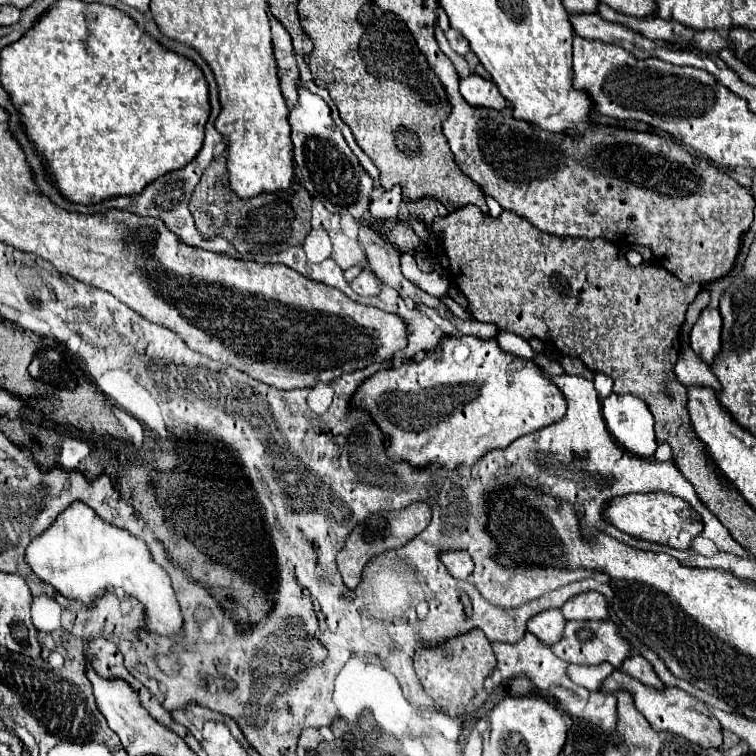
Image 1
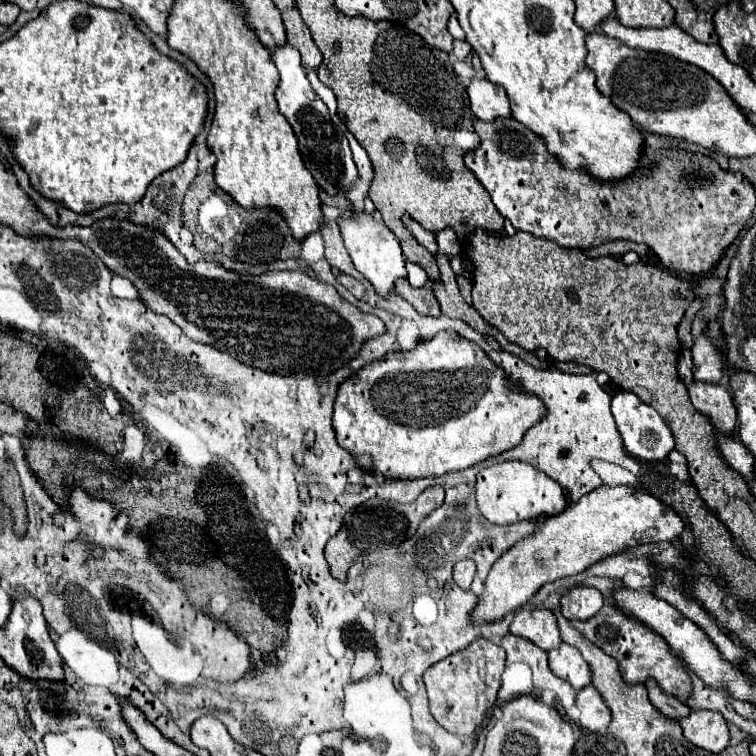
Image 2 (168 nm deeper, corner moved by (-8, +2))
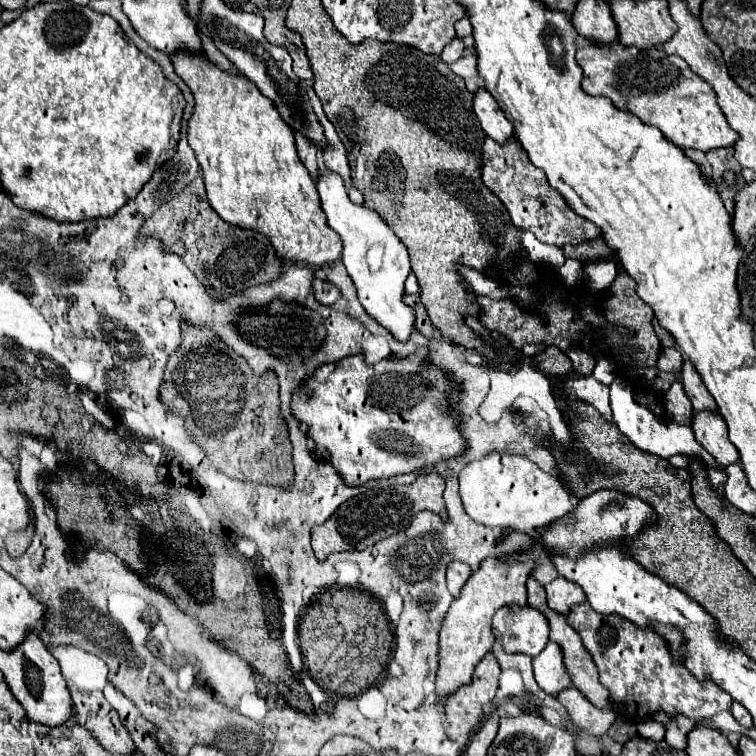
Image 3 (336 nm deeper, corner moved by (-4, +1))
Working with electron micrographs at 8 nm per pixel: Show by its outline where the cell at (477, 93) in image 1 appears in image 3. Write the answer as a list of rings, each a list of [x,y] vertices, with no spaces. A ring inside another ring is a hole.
[[[478,88],[474,92],[474,114],[476,114],[482,130],[498,144],[502,144],[514,136],[512,122],[508,122],[508,118],[500,110],[498,102],[484,88]]]

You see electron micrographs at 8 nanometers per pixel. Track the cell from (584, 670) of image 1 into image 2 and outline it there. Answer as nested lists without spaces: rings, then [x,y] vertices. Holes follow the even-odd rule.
[[[562,643],[558,649],[548,651],[548,665],[552,673],[564,681],[568,681],[574,689],[582,689],[590,685],[590,669],[582,659],[580,651],[572,645]]]

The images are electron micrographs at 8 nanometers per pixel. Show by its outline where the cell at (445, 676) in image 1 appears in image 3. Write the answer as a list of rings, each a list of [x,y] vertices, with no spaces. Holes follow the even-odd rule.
[[[488,652],[474,668],[474,676],[470,684],[460,686],[454,694],[448,694],[442,700],[442,712],[444,712],[444,722],[446,722],[446,736],[450,740],[468,740],[476,728],[482,722],[482,706],[494,700],[496,688],[498,688],[498,674],[500,674],[500,666],[494,658],[492,652]]]

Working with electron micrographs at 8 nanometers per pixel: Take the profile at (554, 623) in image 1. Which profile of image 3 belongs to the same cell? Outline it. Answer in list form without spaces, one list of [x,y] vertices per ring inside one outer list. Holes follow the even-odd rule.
[[[512,604],[500,608],[492,620],[492,630],[500,646],[510,654],[522,652],[528,656],[538,656],[550,640],[548,620],[530,606],[522,608]]]

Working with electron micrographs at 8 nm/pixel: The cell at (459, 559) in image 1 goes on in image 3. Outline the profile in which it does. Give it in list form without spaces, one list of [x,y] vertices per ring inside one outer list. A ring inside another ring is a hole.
[[[450,562],[448,564],[448,572],[446,572],[446,580],[448,580],[448,590],[454,598],[460,596],[462,586],[466,584],[466,580],[472,576],[472,570],[464,564],[464,562]]]

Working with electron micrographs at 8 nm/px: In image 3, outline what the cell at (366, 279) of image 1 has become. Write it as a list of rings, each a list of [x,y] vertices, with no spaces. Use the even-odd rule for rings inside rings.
[[[314,280],[314,290],[316,290],[316,300],[322,302],[322,304],[334,304],[342,298],[342,292],[332,284],[332,282],[326,282],[326,280]]]

